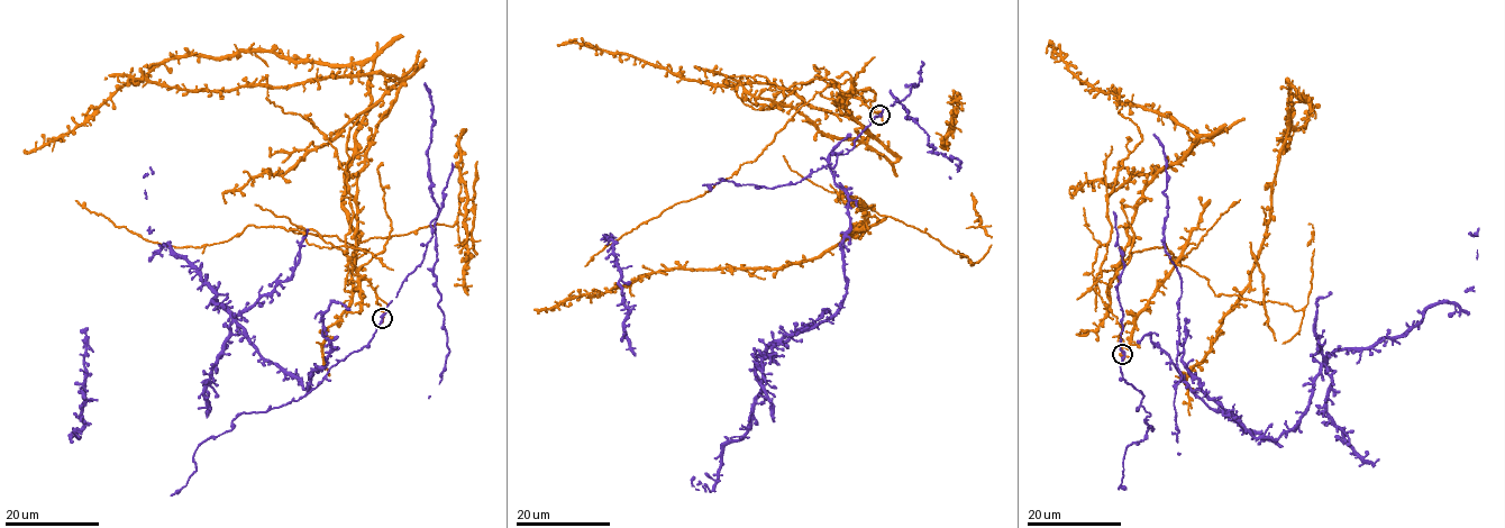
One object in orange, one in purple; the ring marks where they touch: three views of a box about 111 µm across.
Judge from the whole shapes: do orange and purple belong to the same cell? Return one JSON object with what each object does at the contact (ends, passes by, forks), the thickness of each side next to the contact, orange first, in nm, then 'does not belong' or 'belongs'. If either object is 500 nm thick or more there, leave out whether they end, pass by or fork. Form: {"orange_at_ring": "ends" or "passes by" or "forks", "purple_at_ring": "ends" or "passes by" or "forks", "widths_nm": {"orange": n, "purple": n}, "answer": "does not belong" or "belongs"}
{"orange_at_ring": "forks", "purple_at_ring": "passes by", "widths_nm": {"orange": 200, "purple": 320}, "answer": "does not belong"}

